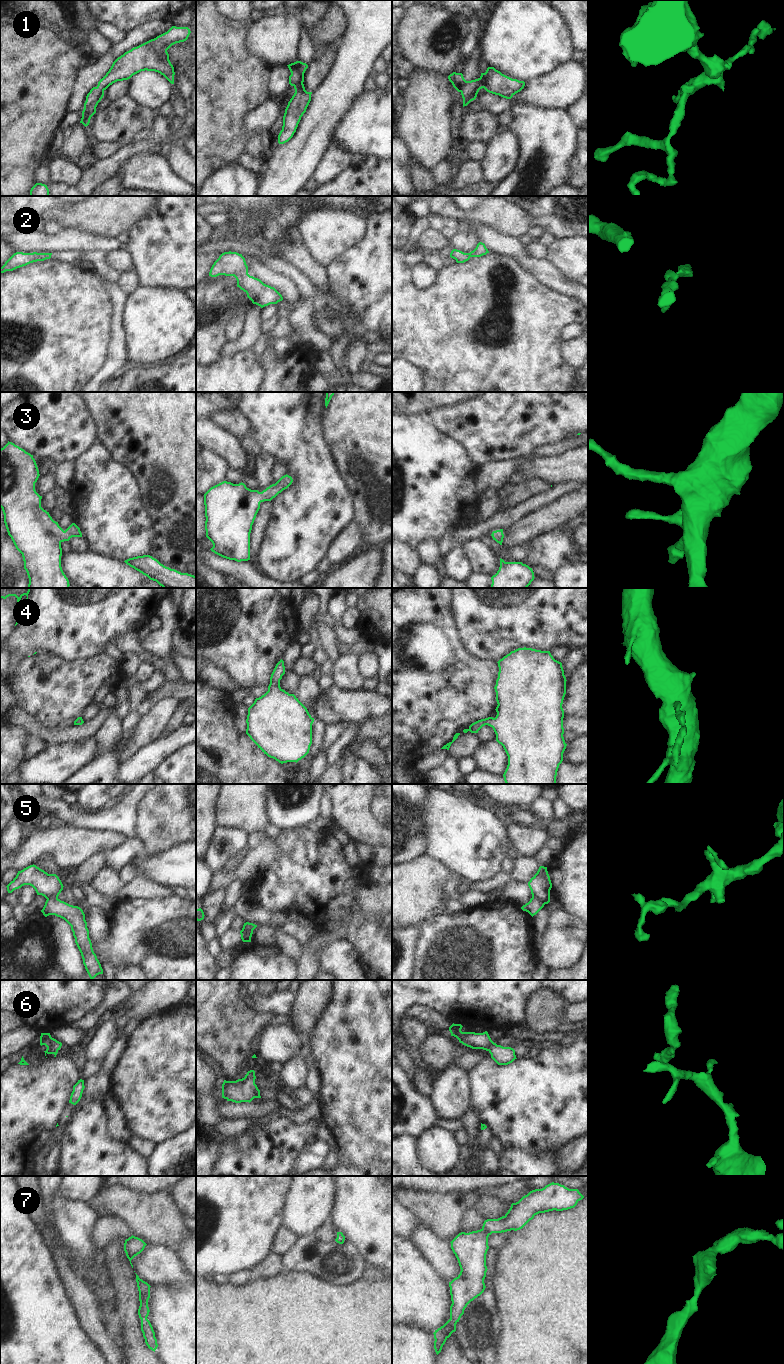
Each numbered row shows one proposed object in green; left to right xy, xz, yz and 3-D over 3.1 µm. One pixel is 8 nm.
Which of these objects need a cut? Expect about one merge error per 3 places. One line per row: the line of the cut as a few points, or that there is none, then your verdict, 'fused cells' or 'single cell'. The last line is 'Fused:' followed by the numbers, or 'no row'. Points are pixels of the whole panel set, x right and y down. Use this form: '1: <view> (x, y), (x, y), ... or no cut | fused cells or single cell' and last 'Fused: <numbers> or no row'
1: no cut | single cell
2: no cut | single cell
3: no cut | single cell
4: no cut | single cell
5: yz (532, 896), (544, 904) | fused cells
6: no cut | single cell
7: no cut | single cell
Fused: 5

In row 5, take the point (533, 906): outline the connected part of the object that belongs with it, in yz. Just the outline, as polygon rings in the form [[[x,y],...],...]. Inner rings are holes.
[[[532,897],[528,903],[521,907],[521,909],[528,912],[533,917],[544,907],[544,905],[544,903]]]

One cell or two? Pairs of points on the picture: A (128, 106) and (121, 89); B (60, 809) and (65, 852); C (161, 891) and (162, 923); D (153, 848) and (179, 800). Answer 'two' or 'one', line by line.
A: two
B: two
C: two
D: one

